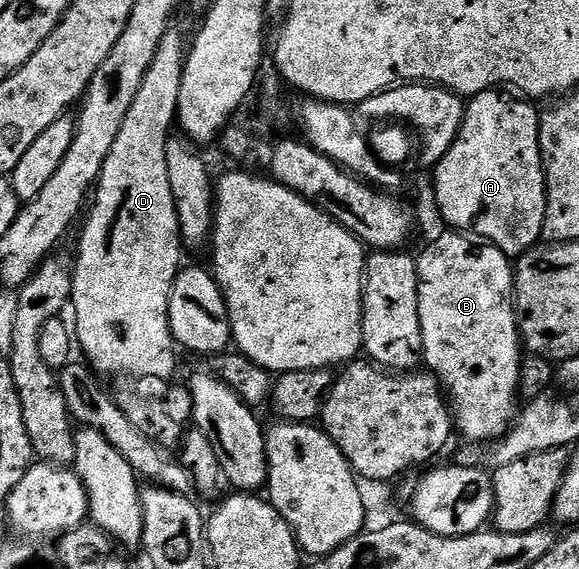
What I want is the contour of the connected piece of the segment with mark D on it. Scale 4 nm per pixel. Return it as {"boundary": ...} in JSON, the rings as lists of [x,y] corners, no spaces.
{"boundary":[[[170,27],[164,38],[160,38],[160,50],[156,50],[156,56],[140,82],[140,90],[132,101],[132,110],[128,110],[128,118],[124,118],[124,126],[120,126],[120,134],[116,134],[112,150],[108,150],[108,158],[92,192],[92,203],[84,216],[86,225],[78,240],[78,265],[75,263],[72,268],[72,332],[77,347],[86,351],[89,367],[103,377],[151,376],[170,380],[178,368],[178,360],[174,357],[176,341],[170,333],[168,302],[174,280],[184,264],[184,245],[176,202],[172,198],[172,182],[168,182],[166,143],[172,138],[170,127],[173,129],[176,124],[187,51],[187,41],[182,41],[177,27]]]}

